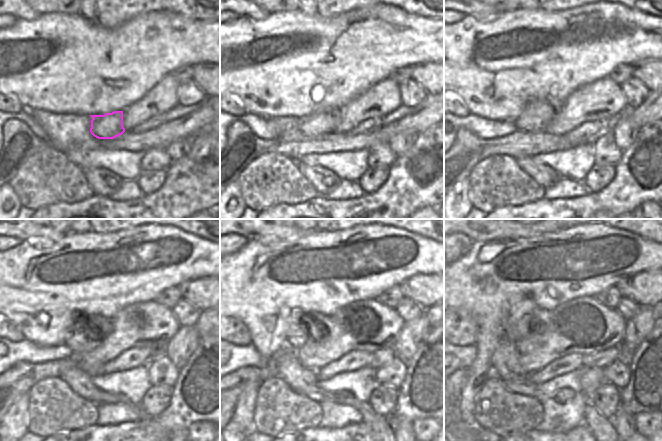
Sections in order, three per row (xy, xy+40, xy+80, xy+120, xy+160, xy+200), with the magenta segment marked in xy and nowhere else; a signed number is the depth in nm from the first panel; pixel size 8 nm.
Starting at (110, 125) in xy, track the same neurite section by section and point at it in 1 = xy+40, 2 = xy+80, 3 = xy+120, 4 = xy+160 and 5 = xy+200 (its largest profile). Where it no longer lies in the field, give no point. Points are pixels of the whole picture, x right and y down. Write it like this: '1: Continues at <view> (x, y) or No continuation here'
1: Continues at xy+40 (324, 123)
2: Continues at xy+80 (537, 115)
3: Continues at xy+120 (83, 339)
4: Continues at xy+160 (298, 334)
5: Continues at xy+200 (518, 326)

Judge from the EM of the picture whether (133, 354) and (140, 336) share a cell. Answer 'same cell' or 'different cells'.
different cells

